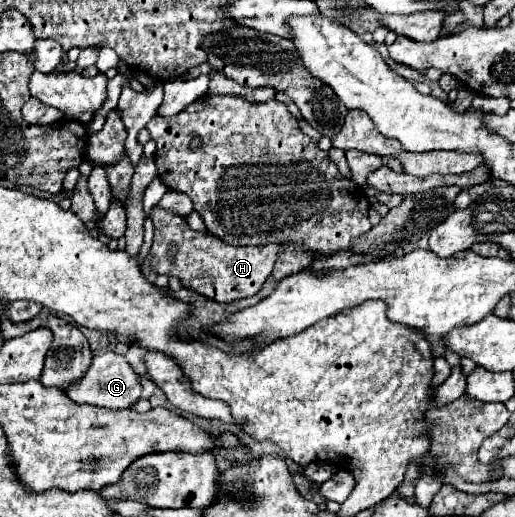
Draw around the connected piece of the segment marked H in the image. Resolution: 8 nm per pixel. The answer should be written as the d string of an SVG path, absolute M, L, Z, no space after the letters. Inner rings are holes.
M163 208L151 210L151 220L155 228L155 238L151 246L153 268L157 274L177 276L185 288L197 290L199 294L213 298L217 302L235 302L247 296L253 296L269 278L275 258L279 256L279 246L229 246L223 240L211 236L209 232L195 232L187 226L185 220L167 212ZM175 244L175 260L167 258L167 248Z

